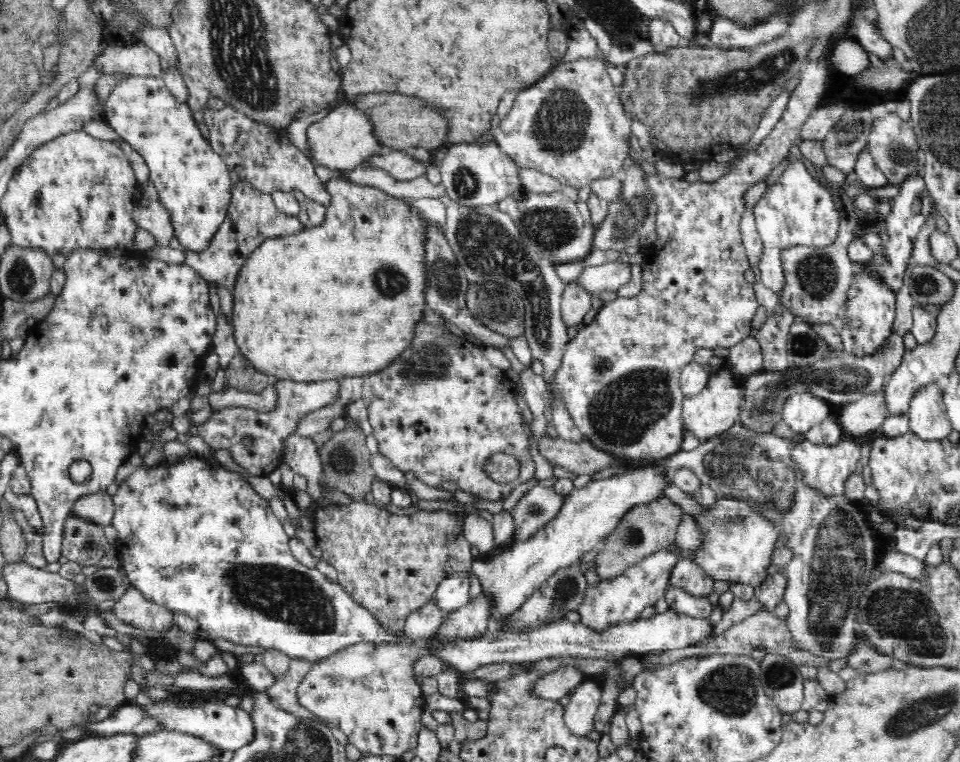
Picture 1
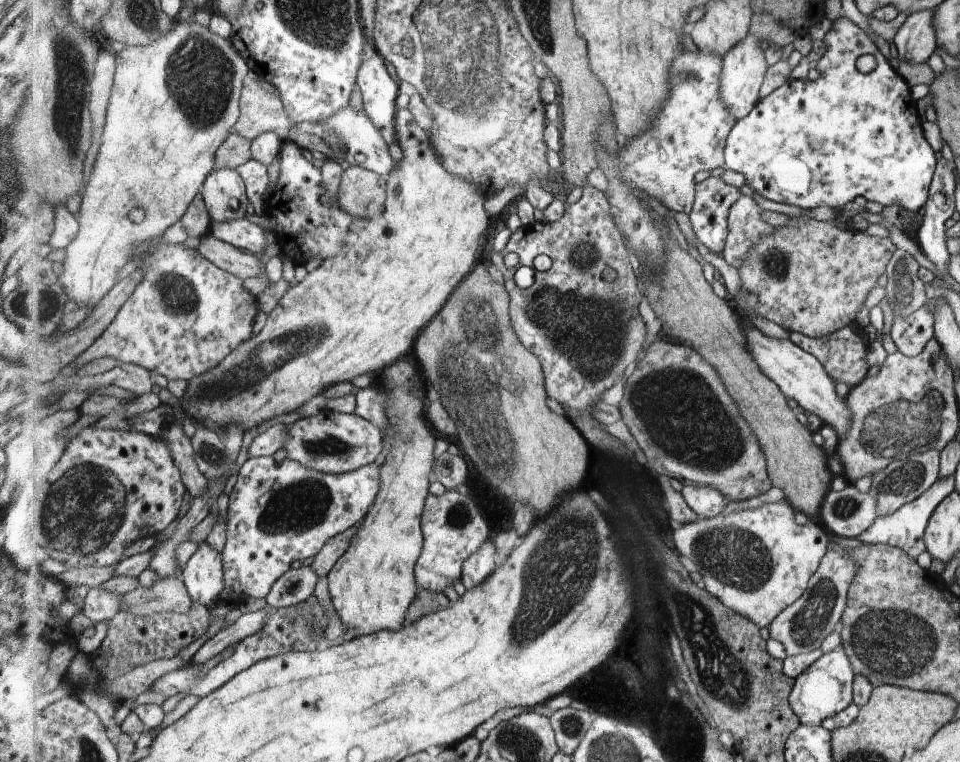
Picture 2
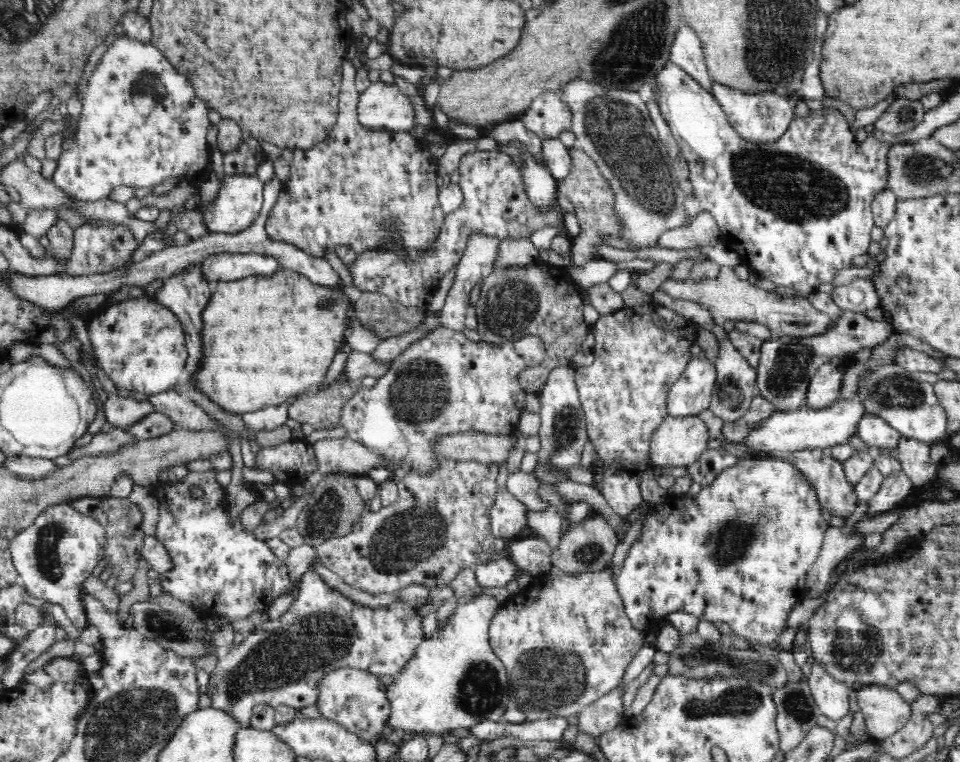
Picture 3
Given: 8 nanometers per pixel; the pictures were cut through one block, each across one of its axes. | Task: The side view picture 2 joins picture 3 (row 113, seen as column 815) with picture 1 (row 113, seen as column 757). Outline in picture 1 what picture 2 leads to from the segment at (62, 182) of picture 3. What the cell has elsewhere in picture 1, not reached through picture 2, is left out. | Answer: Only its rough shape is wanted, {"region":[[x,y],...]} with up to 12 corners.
{"region":[[161,78],[113,87],[104,119],[147,163],[179,244],[204,250],[232,180]]}

